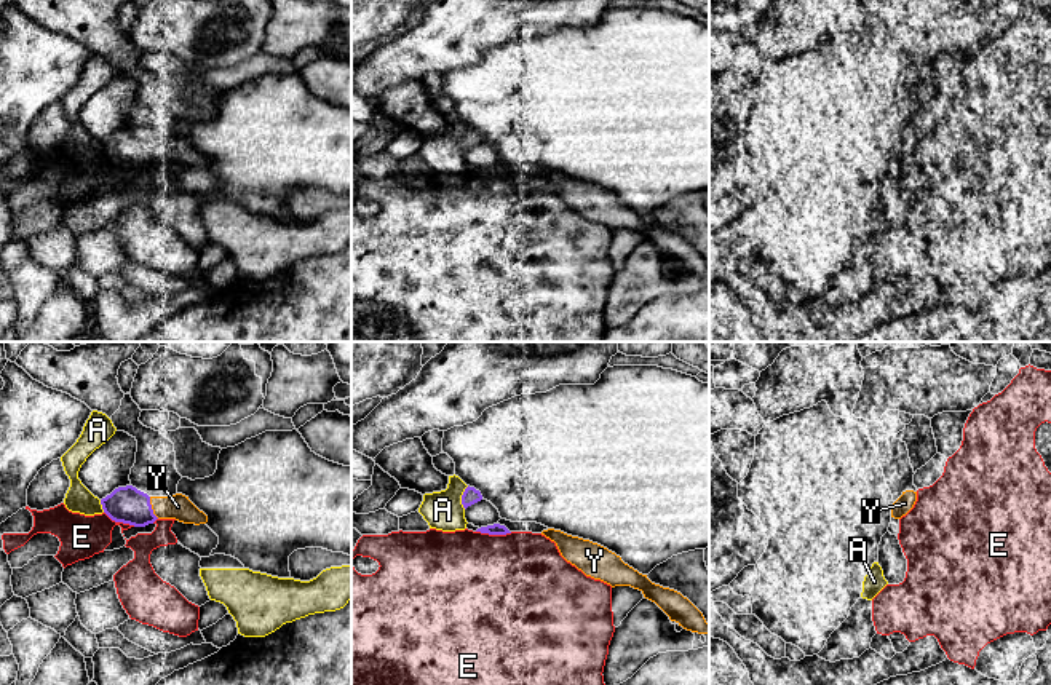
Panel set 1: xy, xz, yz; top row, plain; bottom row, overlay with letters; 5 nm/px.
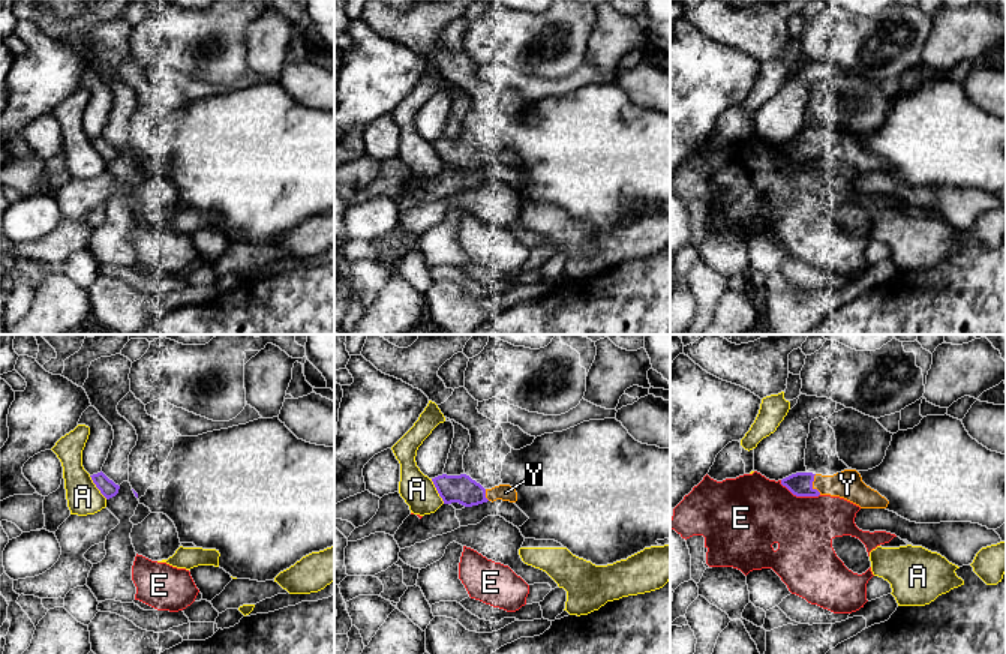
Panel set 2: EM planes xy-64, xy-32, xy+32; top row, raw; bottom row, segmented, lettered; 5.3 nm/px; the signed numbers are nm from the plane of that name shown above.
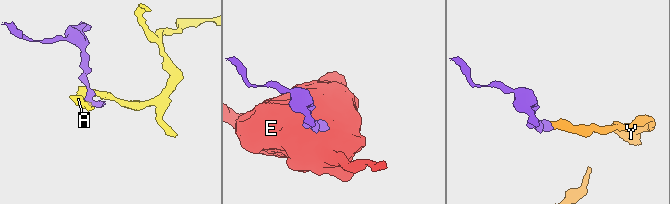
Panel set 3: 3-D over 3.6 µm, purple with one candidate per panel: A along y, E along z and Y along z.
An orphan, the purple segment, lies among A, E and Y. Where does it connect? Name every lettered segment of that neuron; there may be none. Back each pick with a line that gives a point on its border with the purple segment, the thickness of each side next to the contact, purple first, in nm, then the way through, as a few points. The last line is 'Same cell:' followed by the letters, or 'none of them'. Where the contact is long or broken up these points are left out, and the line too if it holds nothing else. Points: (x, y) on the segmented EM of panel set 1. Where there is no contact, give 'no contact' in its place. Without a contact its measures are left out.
Y: xy (150, 508) | 190/130 nm
Same cell: Y

